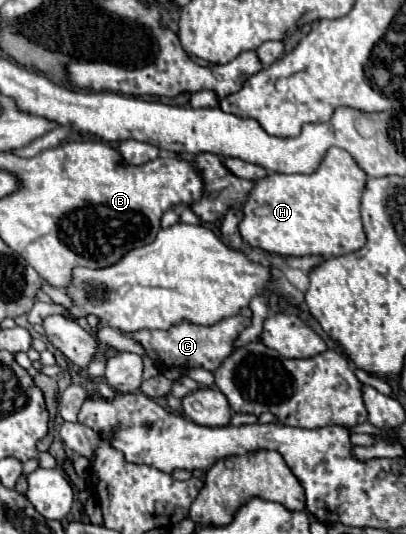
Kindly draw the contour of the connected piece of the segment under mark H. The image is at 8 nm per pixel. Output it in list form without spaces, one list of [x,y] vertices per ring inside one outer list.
[[[329,148],[321,166],[313,174],[273,174],[255,184],[251,202],[243,206],[243,222],[239,224],[243,242],[253,248],[267,250],[279,256],[339,256],[351,254],[365,246],[365,232],[361,224],[361,194],[365,190],[367,174],[341,148]]]

